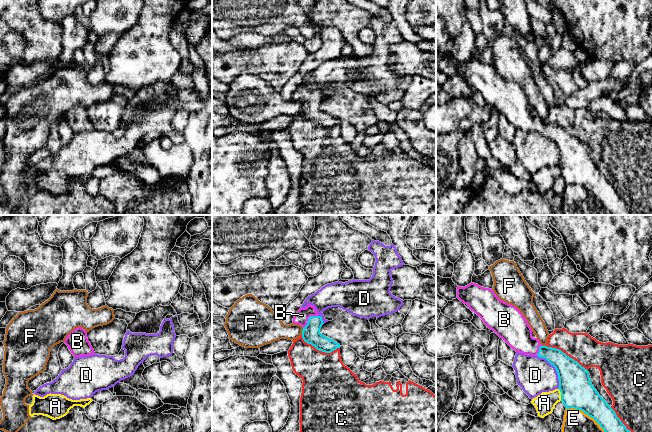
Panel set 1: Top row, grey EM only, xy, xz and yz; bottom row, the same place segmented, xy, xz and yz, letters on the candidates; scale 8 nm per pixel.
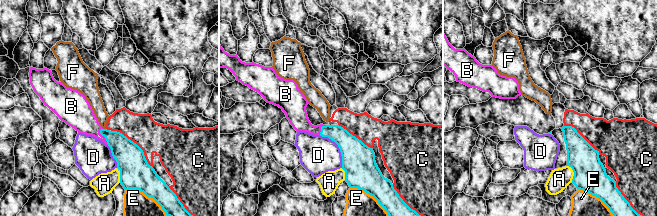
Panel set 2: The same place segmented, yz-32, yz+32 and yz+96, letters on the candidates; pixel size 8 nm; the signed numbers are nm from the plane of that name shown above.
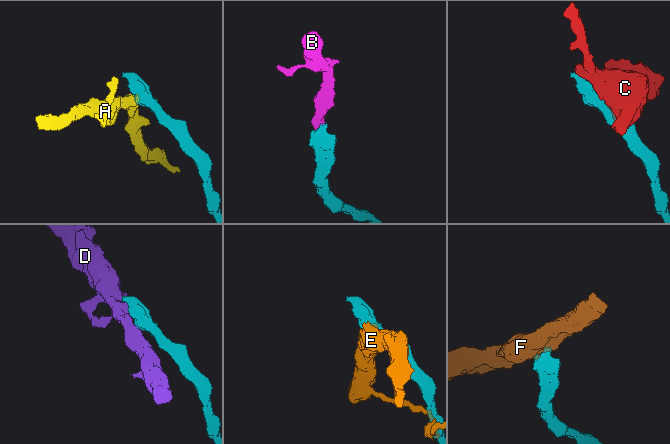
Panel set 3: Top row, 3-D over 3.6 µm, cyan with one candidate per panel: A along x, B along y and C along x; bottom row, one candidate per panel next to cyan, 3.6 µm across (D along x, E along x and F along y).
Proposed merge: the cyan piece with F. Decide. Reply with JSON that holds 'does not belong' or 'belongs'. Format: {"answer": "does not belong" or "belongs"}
{"answer": "does not belong"}

